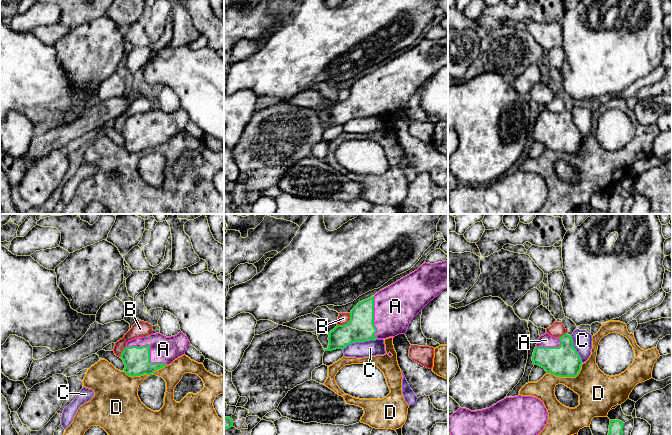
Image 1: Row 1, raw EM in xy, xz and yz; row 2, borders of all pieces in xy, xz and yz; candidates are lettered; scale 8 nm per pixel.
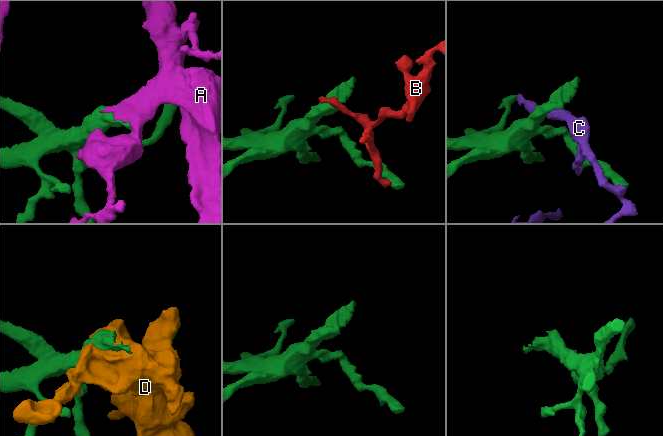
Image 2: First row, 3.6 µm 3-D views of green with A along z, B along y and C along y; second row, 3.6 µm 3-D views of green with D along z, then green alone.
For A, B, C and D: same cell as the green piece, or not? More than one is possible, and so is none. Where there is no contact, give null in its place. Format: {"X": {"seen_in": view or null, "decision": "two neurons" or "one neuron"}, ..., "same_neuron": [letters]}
{"A": {"seen_in": "xy", "decision": "one neuron"}, "B": {"seen_in": "xz", "decision": "two neurons"}, "C": {"seen_in": "xz", "decision": "two neurons"}, "D": {"seen_in": "yz", "decision": "two neurons"}, "same_neuron": ["A"]}

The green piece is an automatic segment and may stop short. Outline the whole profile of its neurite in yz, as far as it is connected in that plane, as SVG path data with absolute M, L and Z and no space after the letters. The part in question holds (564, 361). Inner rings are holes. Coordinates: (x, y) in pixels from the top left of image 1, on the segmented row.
M541 335L533 352L532 361L559 377L576 377L581 370L581 357L573 346L572 336Z

